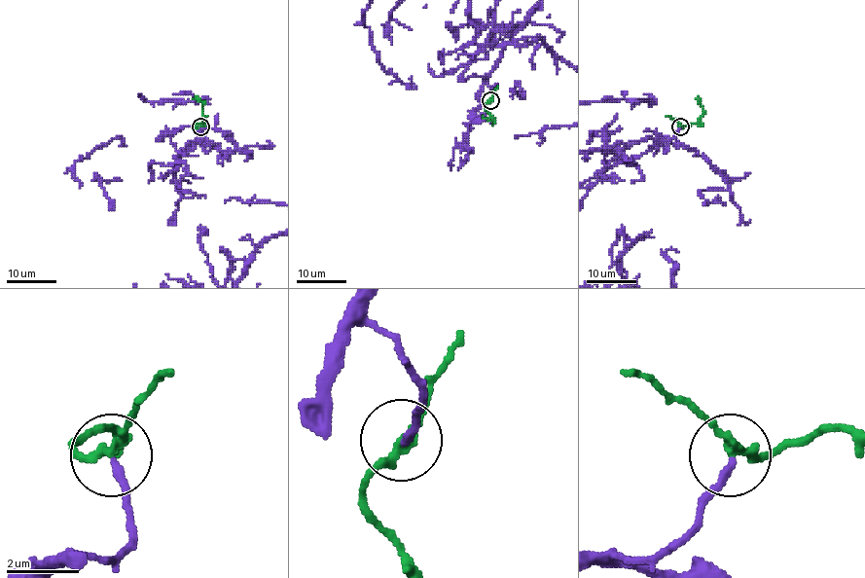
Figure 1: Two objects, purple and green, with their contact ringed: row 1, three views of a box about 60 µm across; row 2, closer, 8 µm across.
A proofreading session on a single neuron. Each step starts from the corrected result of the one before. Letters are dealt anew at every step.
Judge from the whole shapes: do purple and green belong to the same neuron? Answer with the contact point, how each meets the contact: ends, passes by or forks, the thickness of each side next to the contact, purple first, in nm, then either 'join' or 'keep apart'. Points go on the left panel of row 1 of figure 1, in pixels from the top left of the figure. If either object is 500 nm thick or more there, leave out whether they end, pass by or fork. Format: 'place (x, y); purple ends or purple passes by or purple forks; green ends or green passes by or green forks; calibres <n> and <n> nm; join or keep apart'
place (200, 126); purple ends; green passes by; calibres 200 and 240 nm; join

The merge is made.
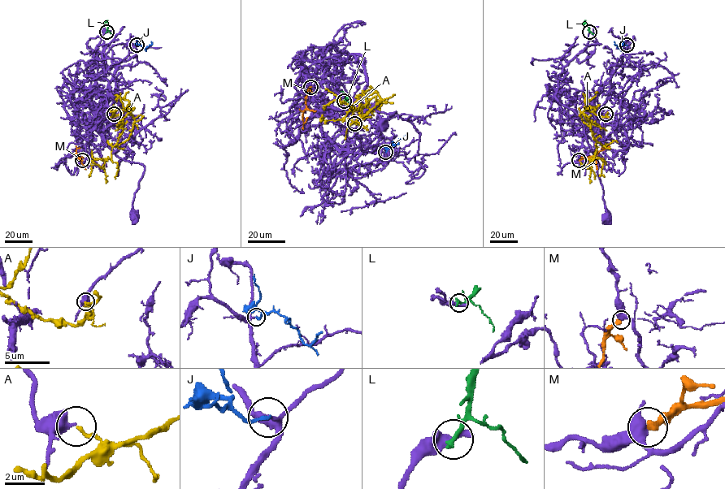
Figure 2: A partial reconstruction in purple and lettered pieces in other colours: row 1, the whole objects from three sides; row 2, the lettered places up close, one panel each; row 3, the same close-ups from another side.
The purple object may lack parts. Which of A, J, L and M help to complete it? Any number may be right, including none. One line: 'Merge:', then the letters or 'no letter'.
Merge: no letter

